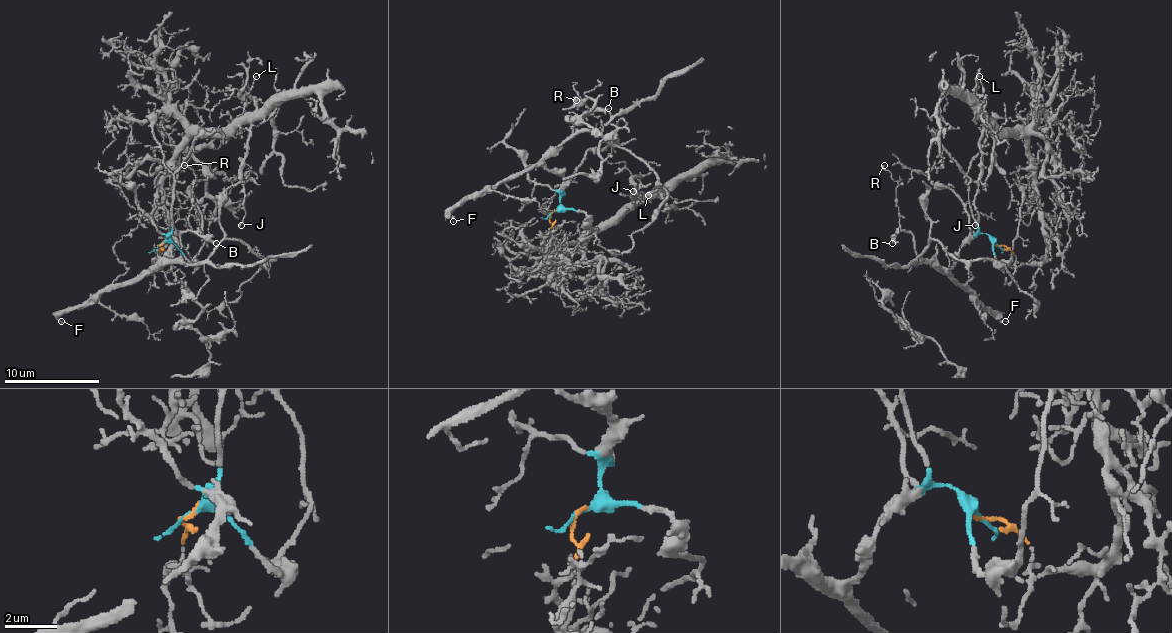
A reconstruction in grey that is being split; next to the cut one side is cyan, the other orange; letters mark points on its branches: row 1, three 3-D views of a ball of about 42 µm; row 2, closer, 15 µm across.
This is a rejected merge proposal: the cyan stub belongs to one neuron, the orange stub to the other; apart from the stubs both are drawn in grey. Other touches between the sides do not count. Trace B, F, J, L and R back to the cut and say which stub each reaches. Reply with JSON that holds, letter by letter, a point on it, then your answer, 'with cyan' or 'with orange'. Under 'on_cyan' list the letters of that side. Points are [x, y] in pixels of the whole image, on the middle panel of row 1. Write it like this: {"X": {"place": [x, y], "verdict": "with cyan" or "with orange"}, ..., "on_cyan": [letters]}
{"B": {"place": [608, 108], "verdict": "with cyan"}, "F": {"place": [453, 221], "verdict": "with cyan"}, "J": {"place": [633, 191], "verdict": "with orange"}, "L": {"place": [648, 195], "verdict": "with orange"}, "R": {"place": [576, 100], "verdict": "with cyan"}, "on_cyan": ["B", "F", "R"]}

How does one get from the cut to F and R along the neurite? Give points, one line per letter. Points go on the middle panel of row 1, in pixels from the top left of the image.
F: (554, 212), (563, 179), (549, 169), (530, 167), (466, 198), (449, 215), (454, 222)
R: (554, 212), (563, 179), (544, 165), (554, 150), (573, 134), (573, 127), (587, 108), (580, 98), (575, 101)

